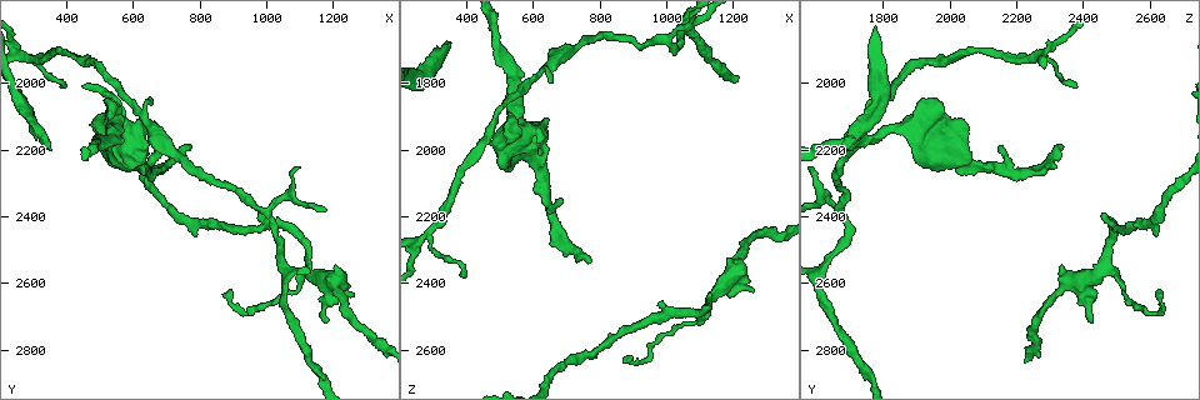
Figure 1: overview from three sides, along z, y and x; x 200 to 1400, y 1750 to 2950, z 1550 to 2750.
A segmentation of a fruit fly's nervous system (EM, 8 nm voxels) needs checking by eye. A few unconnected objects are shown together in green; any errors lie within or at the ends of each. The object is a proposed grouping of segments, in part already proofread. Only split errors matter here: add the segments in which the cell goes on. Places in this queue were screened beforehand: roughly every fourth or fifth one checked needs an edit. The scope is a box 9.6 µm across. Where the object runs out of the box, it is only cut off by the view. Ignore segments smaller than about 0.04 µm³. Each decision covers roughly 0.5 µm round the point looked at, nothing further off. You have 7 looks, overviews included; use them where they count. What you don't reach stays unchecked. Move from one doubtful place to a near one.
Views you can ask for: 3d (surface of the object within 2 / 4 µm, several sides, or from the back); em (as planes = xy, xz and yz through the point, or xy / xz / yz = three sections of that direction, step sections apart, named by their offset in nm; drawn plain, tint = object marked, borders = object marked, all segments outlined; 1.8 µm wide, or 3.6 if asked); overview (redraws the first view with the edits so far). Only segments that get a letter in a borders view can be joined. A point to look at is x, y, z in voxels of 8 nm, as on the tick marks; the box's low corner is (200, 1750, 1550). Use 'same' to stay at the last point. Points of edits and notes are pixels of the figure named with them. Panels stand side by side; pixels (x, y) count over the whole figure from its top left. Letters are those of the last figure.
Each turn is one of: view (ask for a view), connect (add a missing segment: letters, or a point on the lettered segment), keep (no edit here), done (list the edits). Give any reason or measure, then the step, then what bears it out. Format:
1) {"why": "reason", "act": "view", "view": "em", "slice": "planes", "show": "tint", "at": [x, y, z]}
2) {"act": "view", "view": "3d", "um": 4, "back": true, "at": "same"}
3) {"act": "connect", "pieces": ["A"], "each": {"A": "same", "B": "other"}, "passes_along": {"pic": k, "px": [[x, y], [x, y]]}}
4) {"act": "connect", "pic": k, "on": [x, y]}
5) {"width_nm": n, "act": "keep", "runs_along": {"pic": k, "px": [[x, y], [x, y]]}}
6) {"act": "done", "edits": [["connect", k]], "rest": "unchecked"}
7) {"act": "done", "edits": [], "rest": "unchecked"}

{"why": "branch stops here", "act": "view", "view": "em", "slice": "xy", "step": 16, "show": "borders", "at": [520, 2050, 1930]}

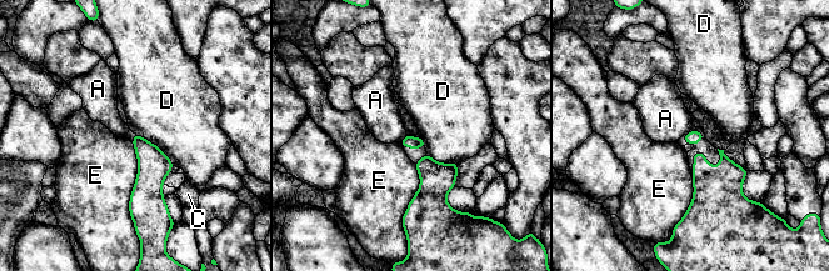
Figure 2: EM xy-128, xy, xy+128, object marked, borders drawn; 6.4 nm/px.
{"act": "keep", "each": {"A": "other", "C": "other", "D": "other", "E": "other"}, "border": {"pic": 2, "px": [[406, 135], [399, 141]]}, "found": "no lettered segment goes on from it"}

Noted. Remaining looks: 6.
{"why": "an open end", "act": "view", "view": "3d", "um": 2, "at": [780, 2190, 2330]}

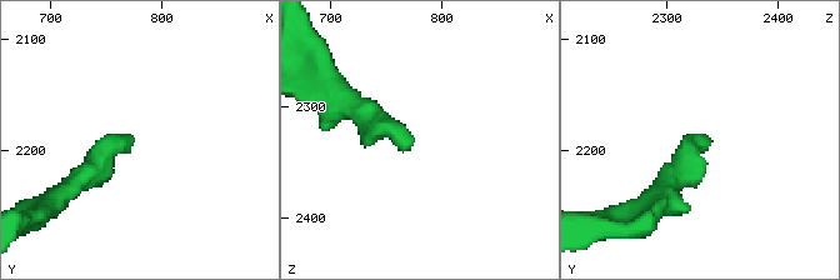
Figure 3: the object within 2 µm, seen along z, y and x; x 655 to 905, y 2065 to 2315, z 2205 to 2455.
{"act": "view", "view": "em", "slice": "planes", "show": "plain", "at": [772, 2186, 2334]}

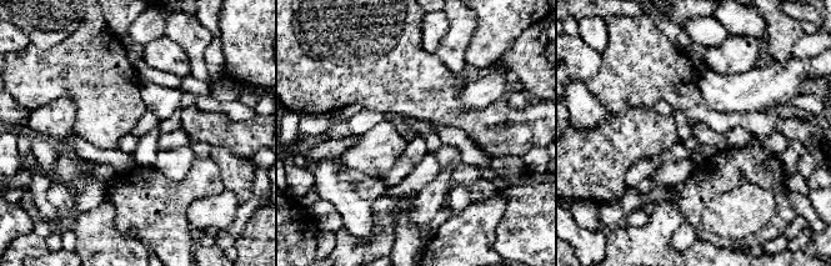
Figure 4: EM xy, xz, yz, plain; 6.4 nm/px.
{"act": "view", "view": "em", "slice": "planes", "show": "borders", "at": "same"}

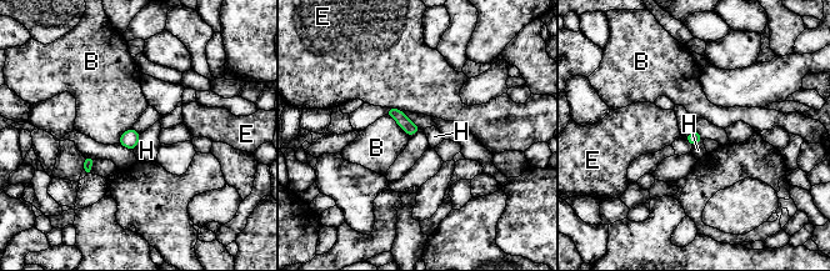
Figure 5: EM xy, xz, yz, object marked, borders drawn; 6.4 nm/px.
{"act": "keep", "each": {"B": "other", "E": "other", "H": "other"}, "border": {"pic": 5, "px": [[140, 135], [133, 150]]}, "found": "none of them fits"}

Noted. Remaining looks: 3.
{"act": "view", "view": "3d", "um": 2, "at": [350, 2200, 1680]}

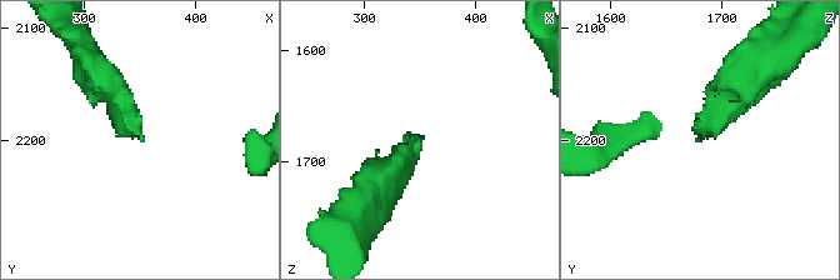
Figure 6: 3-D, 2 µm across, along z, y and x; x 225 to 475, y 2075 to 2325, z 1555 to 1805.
{"act": "view", "view": "em", "slice": "xy", "step": 8, "show": "tint", "at": [350, 2196, 1682]}

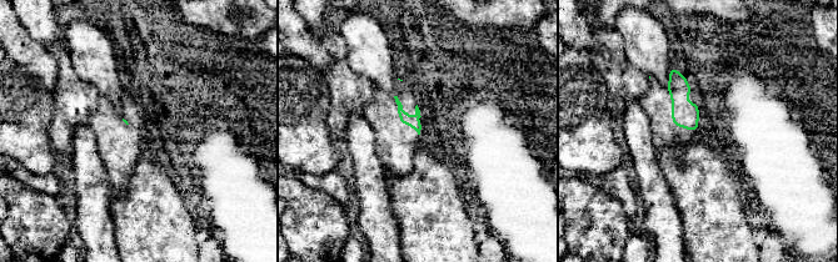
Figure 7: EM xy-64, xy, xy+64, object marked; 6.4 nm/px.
{"act": "view", "view": "em", "slice": "yz", "step": 16, "show": "borders", "at": "same"}

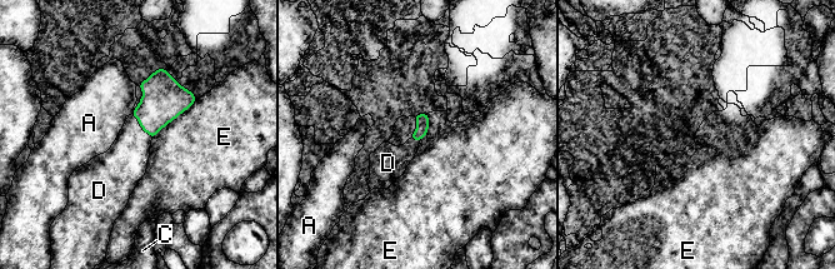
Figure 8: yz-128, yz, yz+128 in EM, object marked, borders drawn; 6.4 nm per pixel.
{"act": "connect", "pieces": ["D"], "each": {"A": "other", "C": "other", "D": "same", "E": "other"}, "found": "it goes on there"}

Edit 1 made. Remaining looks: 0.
{"act": "done", "edits": [["connect", 8]], "rest": "unchecked"}

